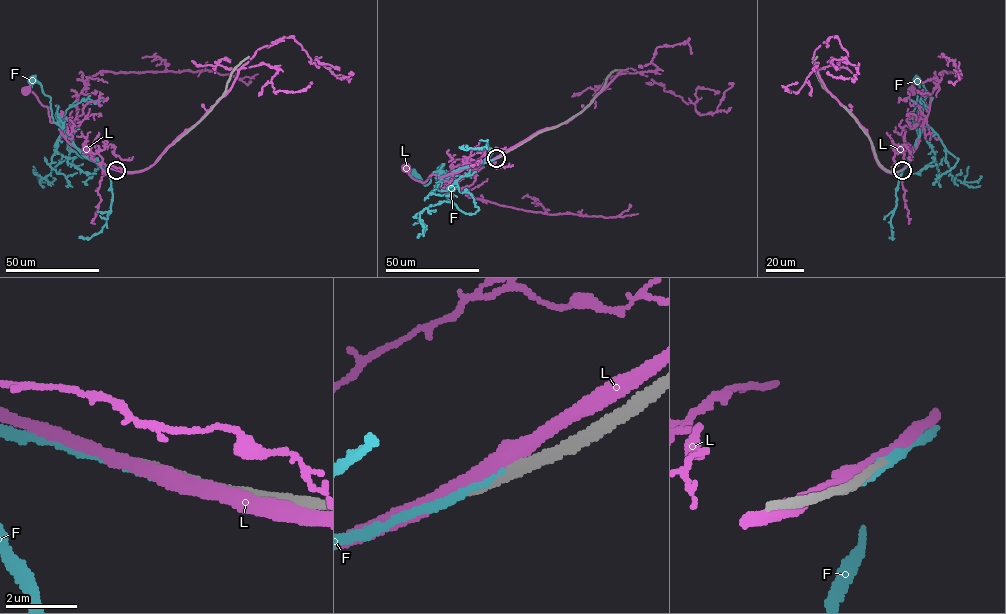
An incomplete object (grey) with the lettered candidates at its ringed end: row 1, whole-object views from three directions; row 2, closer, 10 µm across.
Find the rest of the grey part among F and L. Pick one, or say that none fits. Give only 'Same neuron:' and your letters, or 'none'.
Same neuron: F

